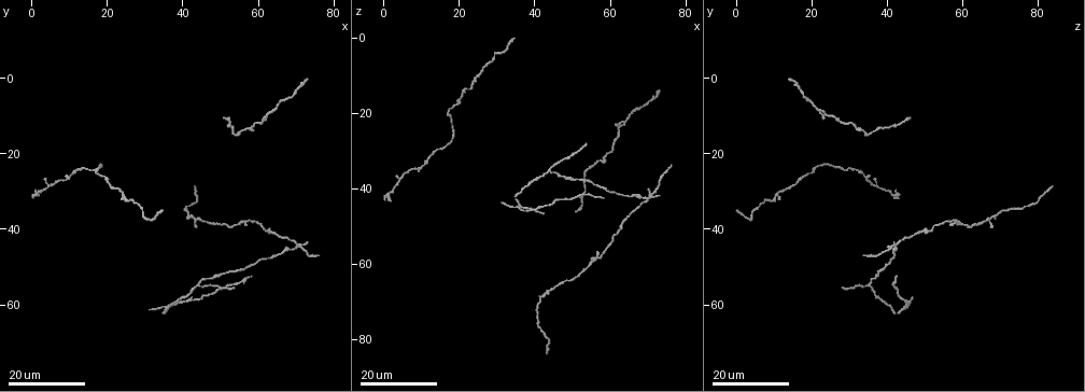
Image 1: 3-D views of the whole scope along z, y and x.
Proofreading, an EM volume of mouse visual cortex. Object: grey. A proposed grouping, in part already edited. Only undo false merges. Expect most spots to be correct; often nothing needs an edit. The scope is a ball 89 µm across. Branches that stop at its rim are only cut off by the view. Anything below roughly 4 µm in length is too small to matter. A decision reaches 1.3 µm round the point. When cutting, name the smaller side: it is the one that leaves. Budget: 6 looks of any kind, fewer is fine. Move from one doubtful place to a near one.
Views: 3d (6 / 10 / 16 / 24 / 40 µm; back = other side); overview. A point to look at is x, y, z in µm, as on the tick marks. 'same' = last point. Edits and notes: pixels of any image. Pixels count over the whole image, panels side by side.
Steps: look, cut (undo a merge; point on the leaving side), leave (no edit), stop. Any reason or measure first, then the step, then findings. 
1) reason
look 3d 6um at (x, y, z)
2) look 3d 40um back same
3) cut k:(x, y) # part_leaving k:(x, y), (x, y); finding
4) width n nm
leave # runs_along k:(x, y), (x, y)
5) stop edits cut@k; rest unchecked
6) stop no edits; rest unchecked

two arms in line, one across
look 3d 16um at (63.5, 9.5, 23.5)

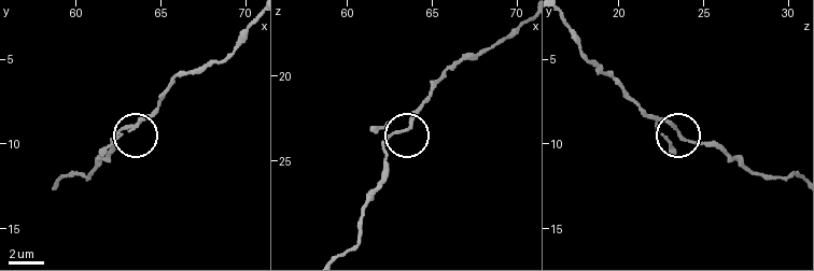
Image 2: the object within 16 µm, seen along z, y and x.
look 3d 6um at (63.2, 9.0, 23.3)

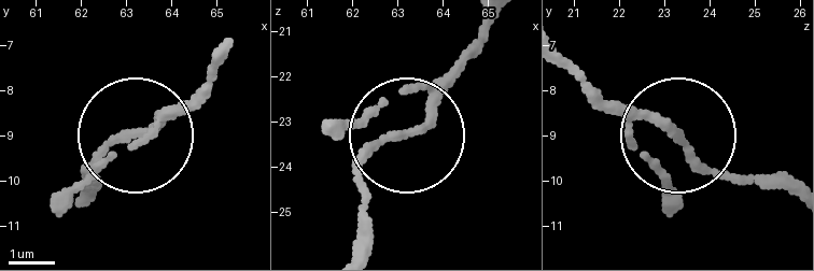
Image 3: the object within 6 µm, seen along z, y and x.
width 130 nm
leave # runs_along 3:(364, 244), (367, 163), (479, 52); one neuron here

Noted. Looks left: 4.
thick turns thin
look 3d 24um at (63.5, 41.0, 49.5)

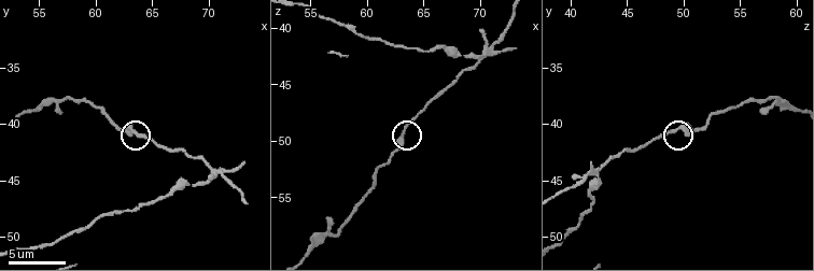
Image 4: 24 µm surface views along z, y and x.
look 3d 10um at (63.0, 40.8, 49.0)

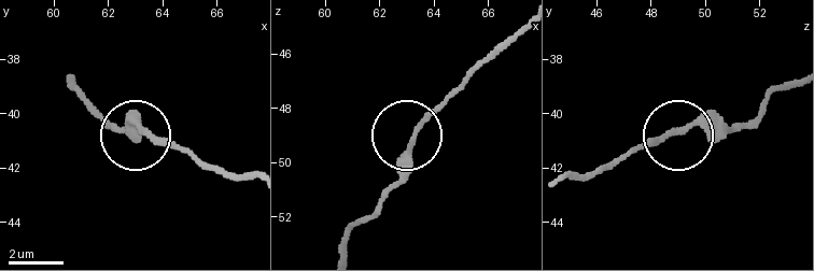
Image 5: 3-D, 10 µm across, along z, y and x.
leave # all the same neuron

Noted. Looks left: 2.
look 3d 10um at (70.4, 44.0, 42.6)

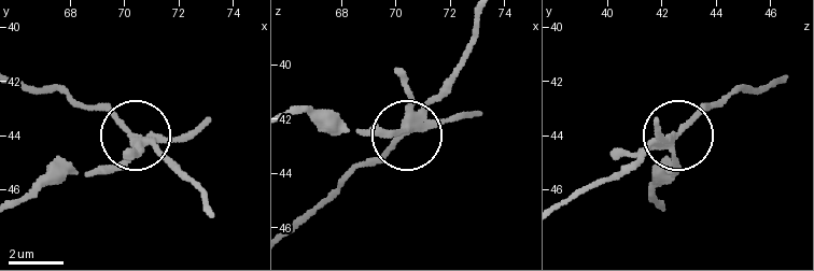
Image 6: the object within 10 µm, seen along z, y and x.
zoom in
look 3d 6um same

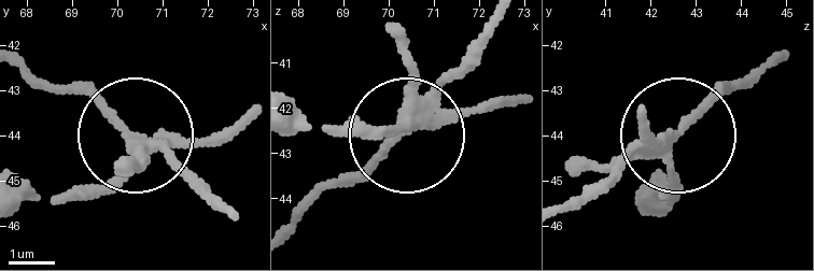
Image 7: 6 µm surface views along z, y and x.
cut 7:(219, 133) # part_leaving 7:(149, 146), (107, 185), (25, 200); two neurons meet here

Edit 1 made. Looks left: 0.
stop edits cut@7; rest unchecked

